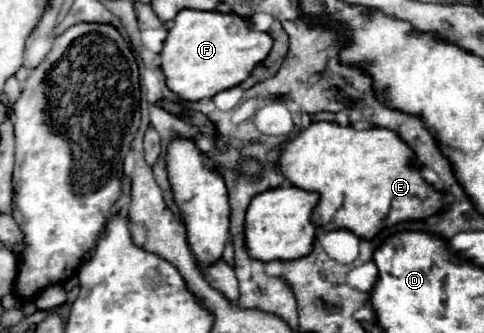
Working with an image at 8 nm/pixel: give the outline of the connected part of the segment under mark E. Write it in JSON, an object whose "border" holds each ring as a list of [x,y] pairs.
{"border":[[[312,122],[280,150],[278,166],[294,186],[320,194],[312,210],[316,226],[352,230],[358,238],[372,240],[386,226],[422,220],[442,210],[442,194],[424,182],[420,170],[412,166],[412,158],[412,150],[392,130],[356,130],[334,122]]]}

